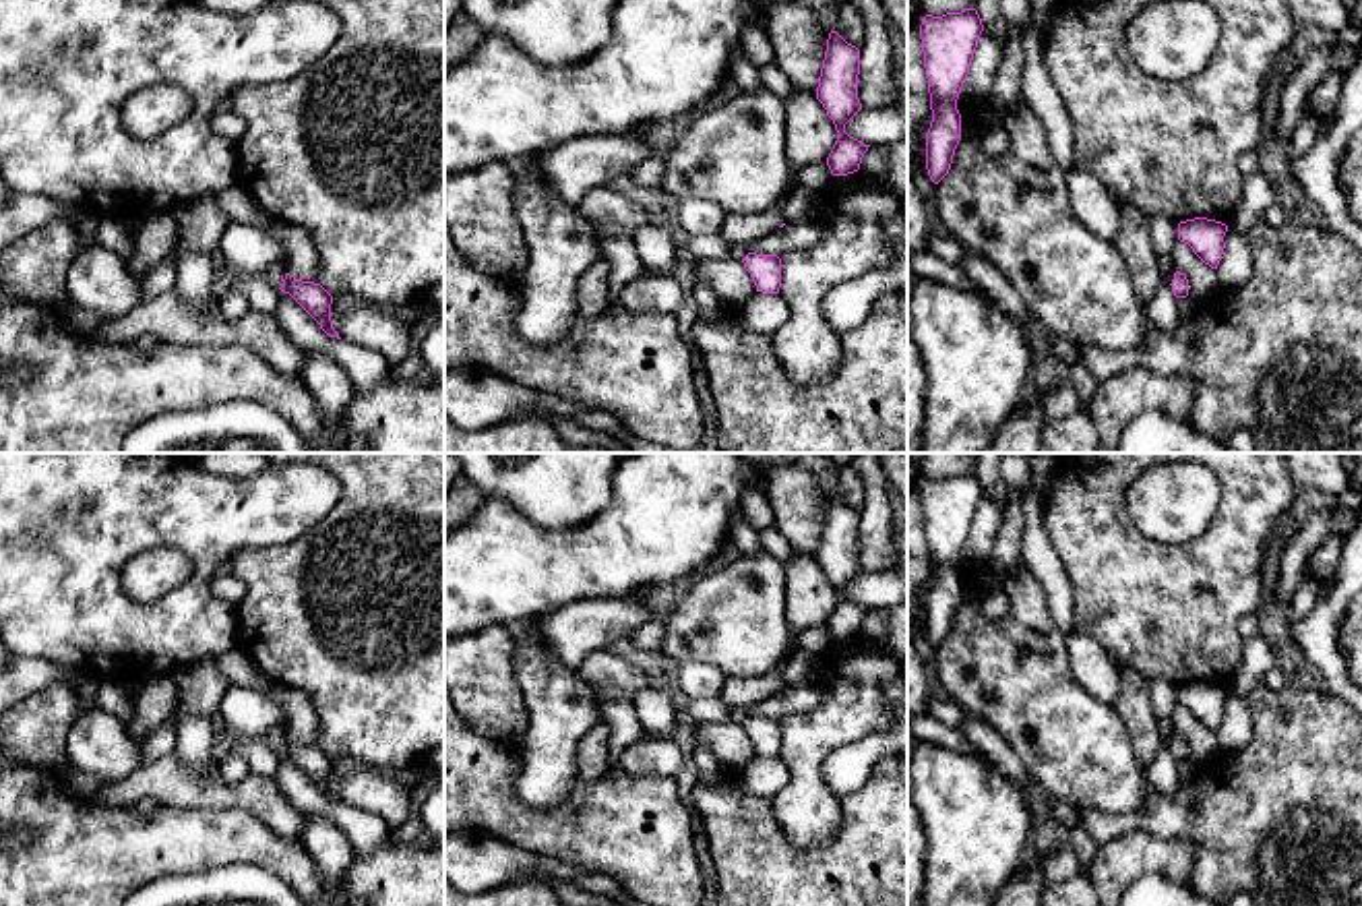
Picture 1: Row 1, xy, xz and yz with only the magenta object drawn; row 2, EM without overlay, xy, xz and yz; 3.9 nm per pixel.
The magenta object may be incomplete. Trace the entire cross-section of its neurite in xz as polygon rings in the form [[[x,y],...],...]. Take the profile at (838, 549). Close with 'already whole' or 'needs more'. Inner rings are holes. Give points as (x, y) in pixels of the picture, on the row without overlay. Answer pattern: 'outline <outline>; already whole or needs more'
outline [[[831,494],[816,563],[823,567],[837,594],[837,604],[827,621],[833,639],[858,635],[864,616],[870,610],[845,596],[845,587],[862,573],[858,563],[858,538],[860,513],[847,507],[837,494]]]; already whole

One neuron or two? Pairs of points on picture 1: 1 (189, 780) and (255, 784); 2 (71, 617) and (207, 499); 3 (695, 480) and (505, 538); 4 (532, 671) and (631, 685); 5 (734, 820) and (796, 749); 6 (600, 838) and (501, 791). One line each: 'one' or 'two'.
1: one
2: one
3: one
4: two
5: two
6: one

